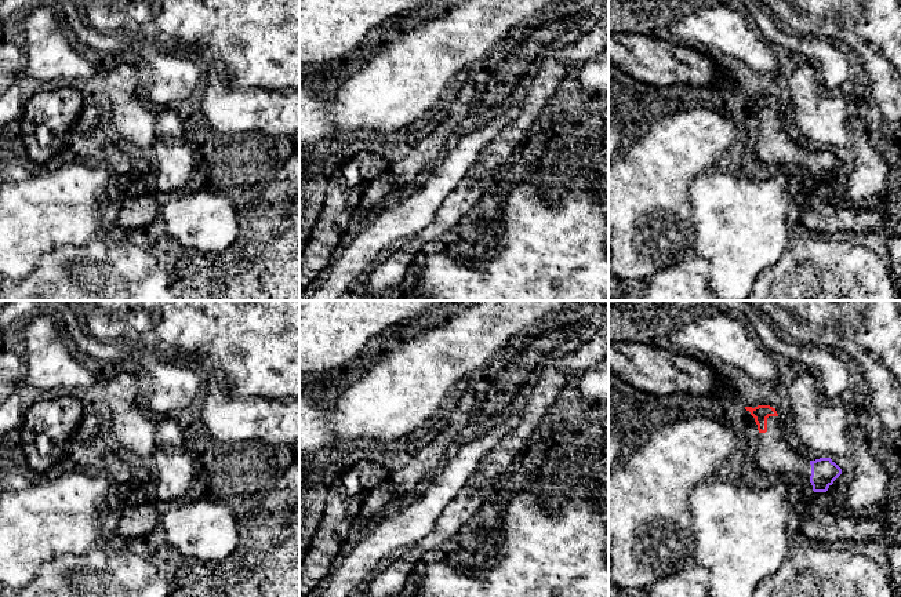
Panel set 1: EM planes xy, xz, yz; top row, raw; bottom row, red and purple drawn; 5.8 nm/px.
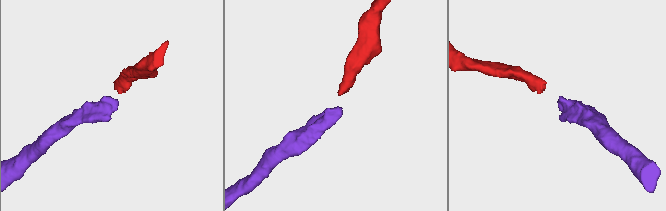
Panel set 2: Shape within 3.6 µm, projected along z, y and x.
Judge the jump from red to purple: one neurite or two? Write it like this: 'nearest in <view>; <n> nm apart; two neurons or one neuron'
nearest in yz; 320 nm apart; one neuron

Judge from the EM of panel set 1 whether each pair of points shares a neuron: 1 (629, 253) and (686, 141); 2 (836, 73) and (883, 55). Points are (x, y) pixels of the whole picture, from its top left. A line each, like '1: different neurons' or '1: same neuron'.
1: same neuron
2: different neurons

